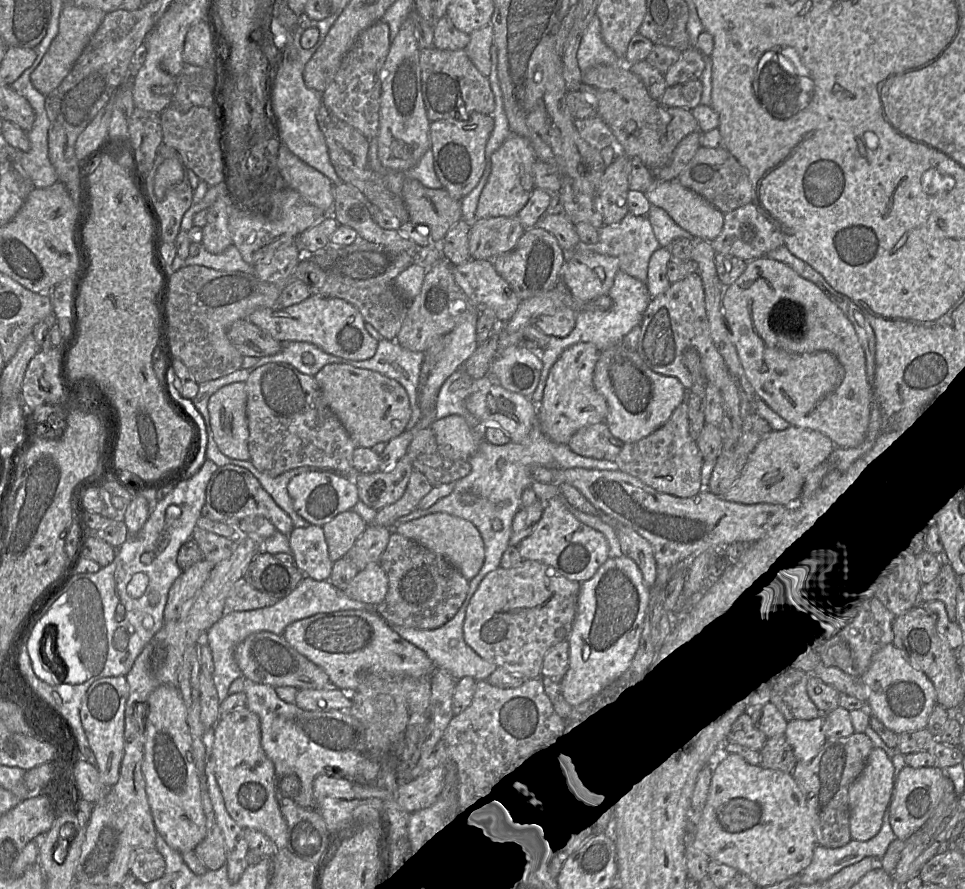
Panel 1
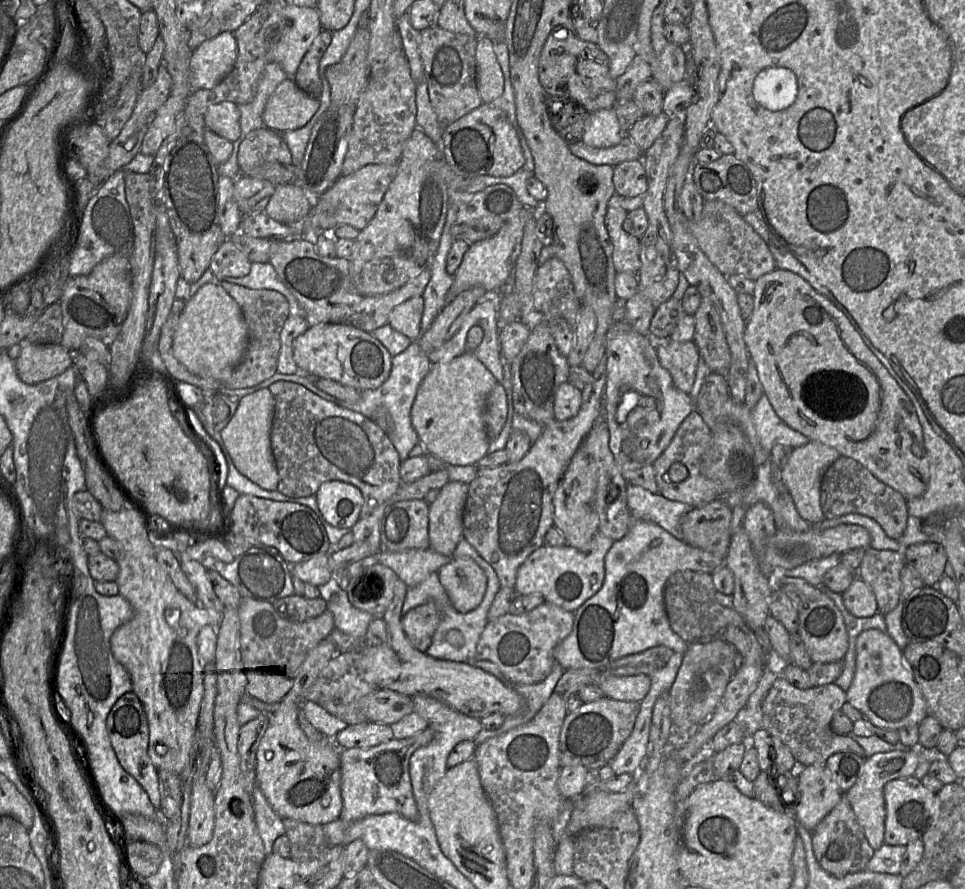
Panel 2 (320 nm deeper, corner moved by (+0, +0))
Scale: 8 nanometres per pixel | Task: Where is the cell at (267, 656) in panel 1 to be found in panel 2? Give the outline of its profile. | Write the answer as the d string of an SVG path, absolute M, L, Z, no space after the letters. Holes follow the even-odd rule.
M381 688L362 696L358 703L368 721L387 725L400 721L414 709L412 697Z

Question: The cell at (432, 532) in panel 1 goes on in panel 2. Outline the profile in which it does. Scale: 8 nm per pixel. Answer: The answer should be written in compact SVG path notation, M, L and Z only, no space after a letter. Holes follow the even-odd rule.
M453 556L437 574L458 612L468 613L480 605L487 590L488 578L474 560Z

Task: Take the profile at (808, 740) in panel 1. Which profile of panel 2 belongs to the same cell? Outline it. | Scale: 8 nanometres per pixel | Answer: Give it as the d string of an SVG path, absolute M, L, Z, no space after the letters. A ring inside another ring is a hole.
M810 765L798 768L796 770L796 778L799 800L795 810L795 818L798 824L811 832L839 803L843 793L833 781L825 765Z

